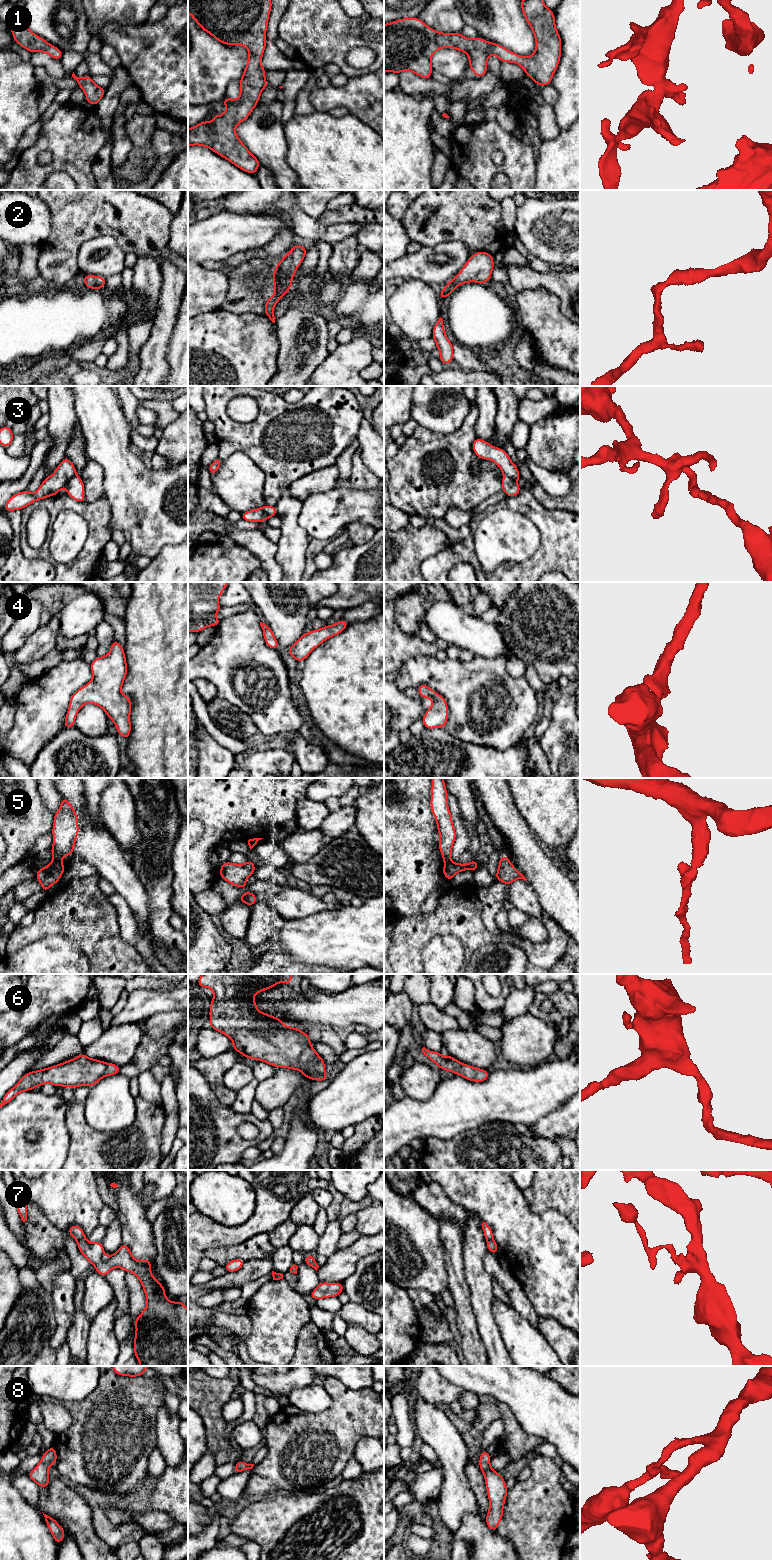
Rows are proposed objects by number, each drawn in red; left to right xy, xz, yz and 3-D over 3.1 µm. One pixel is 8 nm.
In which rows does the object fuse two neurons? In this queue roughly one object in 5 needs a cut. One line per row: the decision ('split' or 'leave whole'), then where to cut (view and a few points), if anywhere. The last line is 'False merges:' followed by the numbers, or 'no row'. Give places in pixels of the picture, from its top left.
1: leave whole; no cut
2: leave whole; no cut
3: split; cut in xy along (75, 473), (65, 485)
4: leave whole; no cut
5: split; cut in xy along (53, 859), (59, 860)
6: leave whole; no cut
7: split; cut in xy along (85, 1238), (77, 1241)
8: leave whole; no cut
False merges: 3, 5, 7

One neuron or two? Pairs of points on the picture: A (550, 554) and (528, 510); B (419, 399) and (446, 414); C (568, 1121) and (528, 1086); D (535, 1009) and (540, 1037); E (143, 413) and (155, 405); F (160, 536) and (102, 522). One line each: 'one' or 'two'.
A: one
B: one
C: two
D: two
E: two
F: two

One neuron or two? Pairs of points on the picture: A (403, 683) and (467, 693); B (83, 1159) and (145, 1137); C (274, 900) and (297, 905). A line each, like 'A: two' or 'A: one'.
A: one
B: one
C: one

